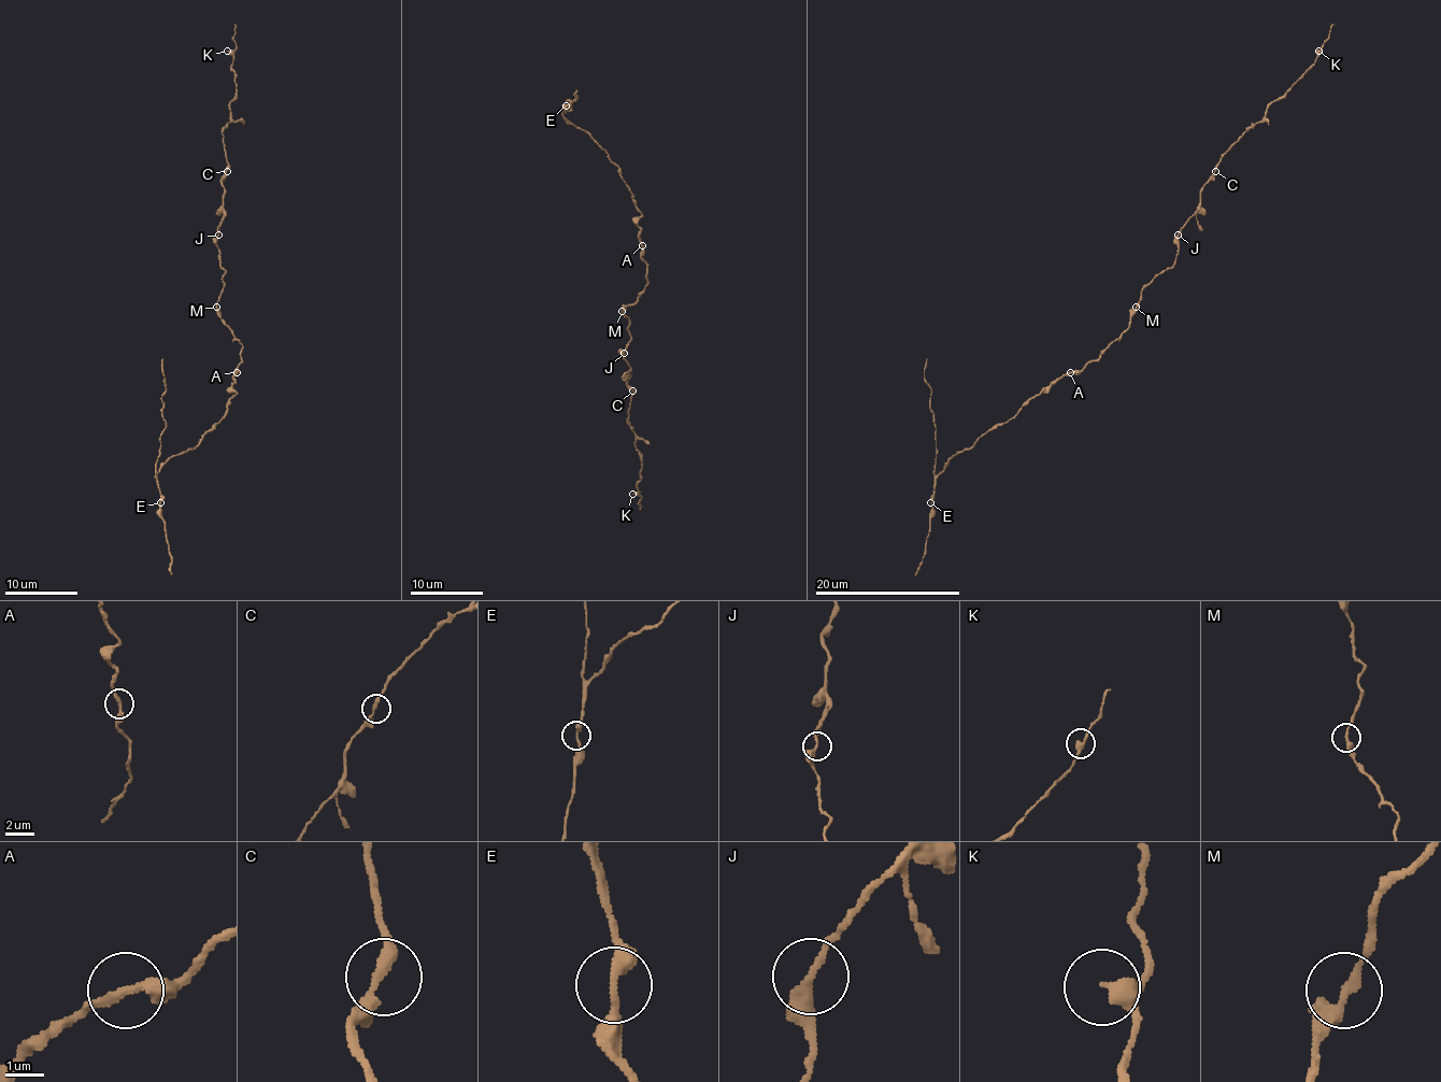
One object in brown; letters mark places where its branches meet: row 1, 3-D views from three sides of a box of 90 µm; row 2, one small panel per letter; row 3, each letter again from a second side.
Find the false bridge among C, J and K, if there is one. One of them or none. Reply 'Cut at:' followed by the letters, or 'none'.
Cut at: none

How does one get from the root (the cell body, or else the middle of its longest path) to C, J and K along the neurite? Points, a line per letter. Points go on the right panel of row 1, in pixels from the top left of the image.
C: (1125, 330), (1141, 290), (1173, 264), (1180, 230), (1196, 213), (1201, 187), (1215, 171)
J: (1125, 330), (1141, 290), (1173, 264), (1178, 235)
K: (1125, 330), (1141, 290), (1173, 264), (1180, 230), (1196, 213), (1201, 187), (1220, 158), (1265, 118), (1318, 51)

